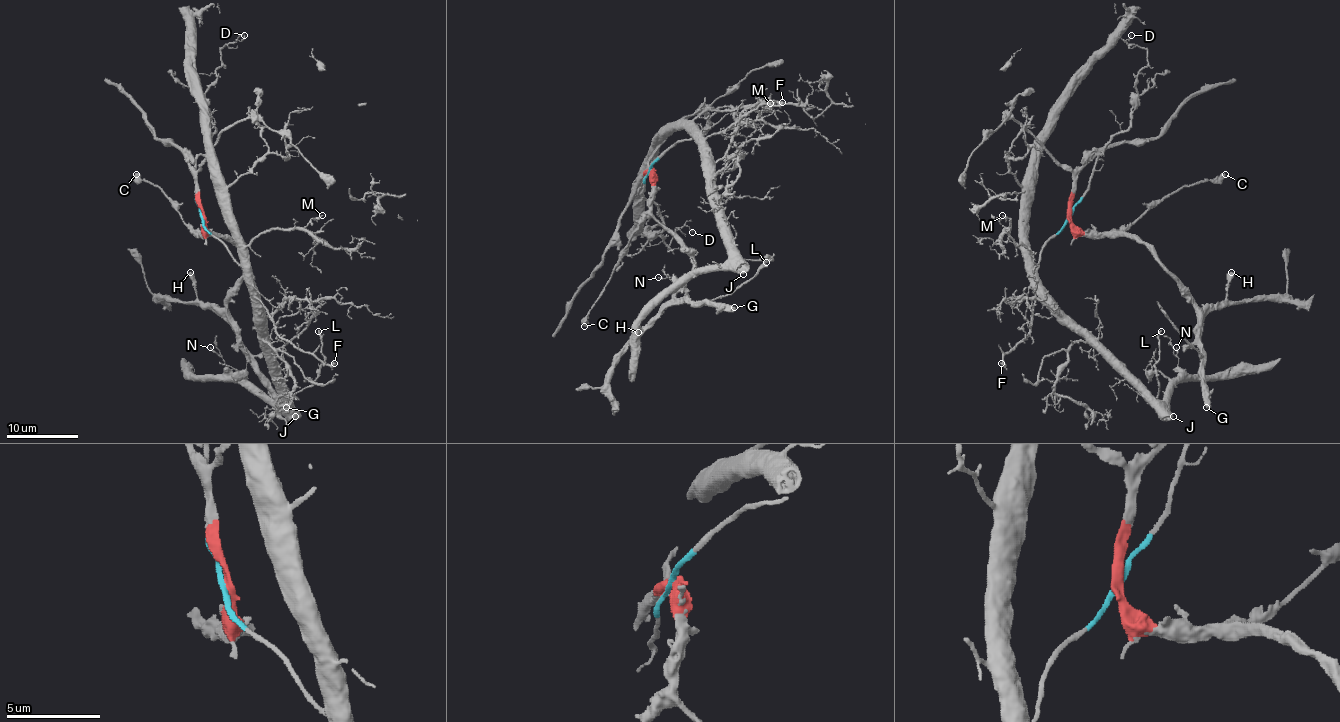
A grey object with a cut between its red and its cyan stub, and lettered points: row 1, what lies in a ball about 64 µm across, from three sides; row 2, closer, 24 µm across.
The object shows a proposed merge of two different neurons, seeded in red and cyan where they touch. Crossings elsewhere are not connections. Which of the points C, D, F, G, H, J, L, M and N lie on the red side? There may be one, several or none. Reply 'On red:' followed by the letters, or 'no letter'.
On red: C, G, H

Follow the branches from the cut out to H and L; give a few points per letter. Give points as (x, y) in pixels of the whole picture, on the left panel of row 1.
H: (202, 216), (204, 234), (225, 235), (245, 259), (245, 277), (223, 307), (207, 307), (196, 296), (189, 271)
L: (202, 216), (202, 223), (245, 270), (268, 368), (290, 397), (310, 386), (324, 361), (318, 331)

